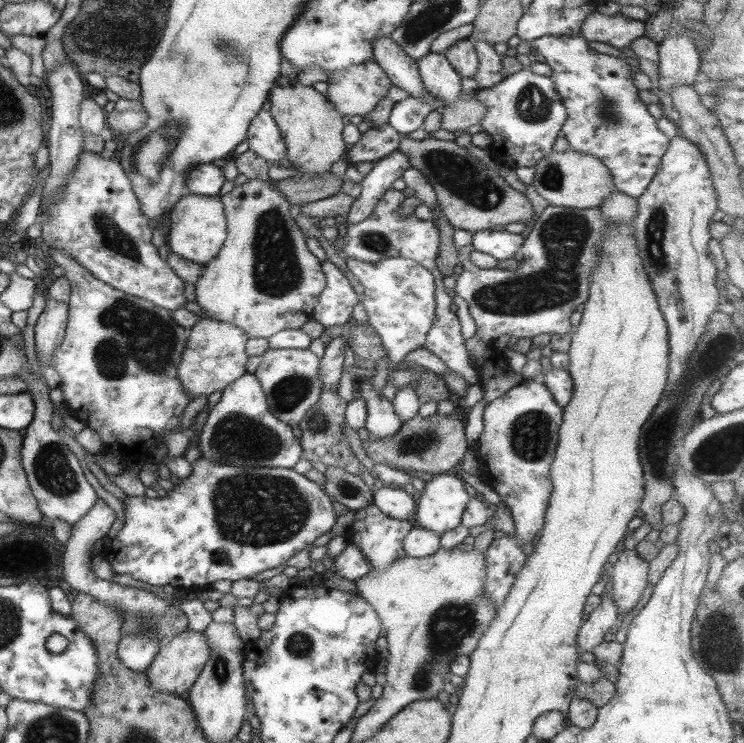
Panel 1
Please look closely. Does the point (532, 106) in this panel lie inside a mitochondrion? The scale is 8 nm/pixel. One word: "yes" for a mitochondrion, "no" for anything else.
yes

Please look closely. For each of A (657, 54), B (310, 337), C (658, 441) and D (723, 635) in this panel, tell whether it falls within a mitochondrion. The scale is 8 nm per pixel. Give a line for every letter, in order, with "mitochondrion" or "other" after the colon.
A: other
B: other
C: mitochondrion
D: mitochondrion

